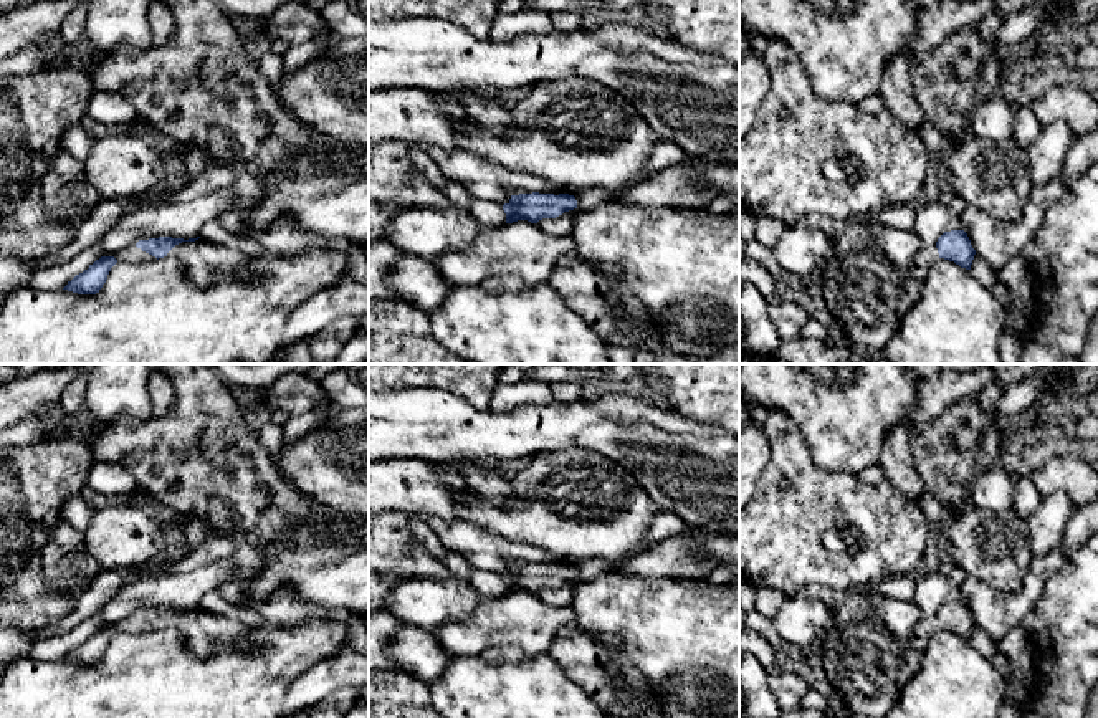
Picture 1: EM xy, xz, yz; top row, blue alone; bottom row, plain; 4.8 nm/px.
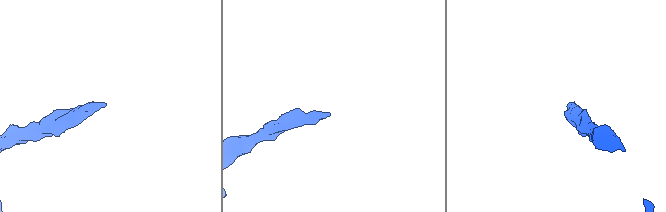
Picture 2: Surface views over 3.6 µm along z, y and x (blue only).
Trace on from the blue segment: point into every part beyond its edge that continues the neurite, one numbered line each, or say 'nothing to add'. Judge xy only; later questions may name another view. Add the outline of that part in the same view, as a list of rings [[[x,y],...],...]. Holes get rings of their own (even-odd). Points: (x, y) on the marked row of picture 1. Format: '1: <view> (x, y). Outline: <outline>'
1: xy (204, 262). Outline: [[[203,238],[182,242],[167,256],[179,260],[184,265],[187,278],[200,288],[207,288],[220,275],[238,275],[253,283],[260,281],[258,275],[250,268],[250,256]]]

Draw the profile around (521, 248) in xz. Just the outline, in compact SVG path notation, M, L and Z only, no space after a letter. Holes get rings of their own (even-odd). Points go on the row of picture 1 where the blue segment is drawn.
M518 220L480 230L468 248L445 253L433 266L453 286L480 285L494 275L518 275L532 286L547 281L564 255L575 255L572 235L549 235L536 223Z

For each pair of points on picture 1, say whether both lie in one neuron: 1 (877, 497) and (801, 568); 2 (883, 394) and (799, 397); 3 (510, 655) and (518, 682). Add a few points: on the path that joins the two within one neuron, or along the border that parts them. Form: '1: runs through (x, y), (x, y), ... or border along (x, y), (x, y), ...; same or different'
1: runs through (852, 505), (842, 513), (829, 513), (801, 543); same
2: runs through (862, 394), (821, 396); same
3: border along (477, 655), (491, 664), (516, 664), (526, 657); different

